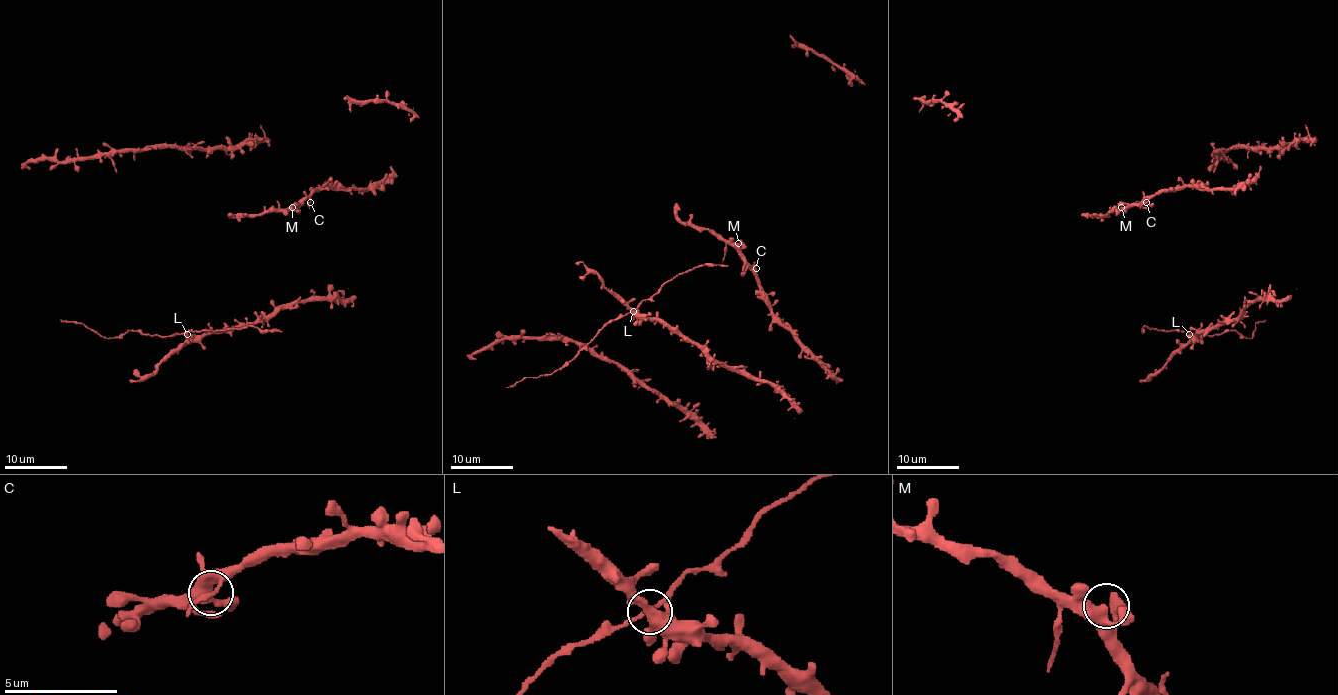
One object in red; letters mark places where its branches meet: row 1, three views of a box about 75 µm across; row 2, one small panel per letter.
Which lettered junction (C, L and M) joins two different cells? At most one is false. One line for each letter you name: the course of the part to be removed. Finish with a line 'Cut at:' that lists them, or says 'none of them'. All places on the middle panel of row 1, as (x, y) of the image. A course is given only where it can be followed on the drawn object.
L: foreign part runs (633, 311), (611, 319), (572, 358), (552, 372), (527, 377), (506, 387)
Cut at: L

